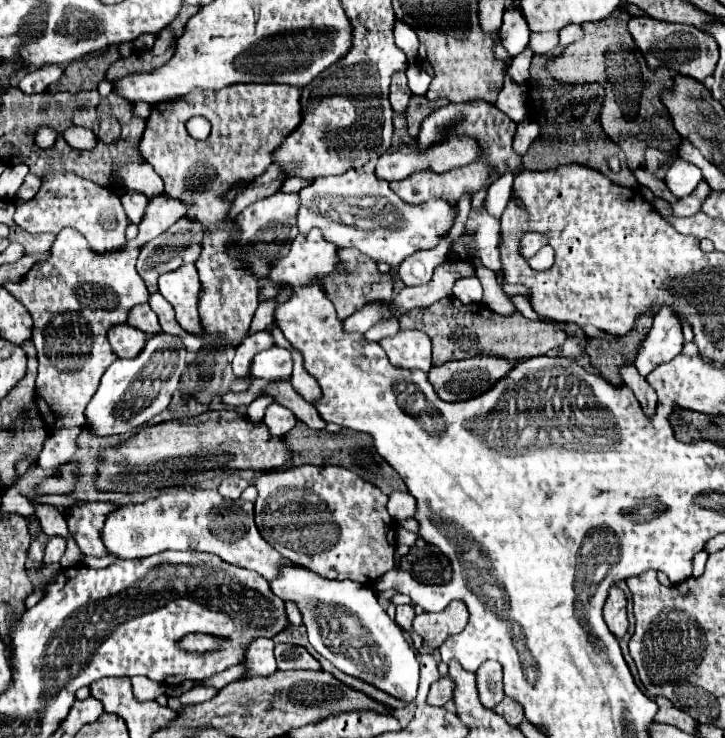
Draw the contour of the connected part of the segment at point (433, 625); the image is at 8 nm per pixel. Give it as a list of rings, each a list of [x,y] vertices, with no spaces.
[[[452,601],[440,613],[422,613],[414,617],[414,631],[433,649],[440,647],[448,635],[460,633],[466,627],[468,613],[462,601]]]

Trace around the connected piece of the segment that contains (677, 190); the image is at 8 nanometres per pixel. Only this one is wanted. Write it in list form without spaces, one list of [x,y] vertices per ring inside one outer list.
[[[676,159],[666,171],[666,187],[674,197],[690,195],[700,181],[702,181],[702,171],[684,159]]]

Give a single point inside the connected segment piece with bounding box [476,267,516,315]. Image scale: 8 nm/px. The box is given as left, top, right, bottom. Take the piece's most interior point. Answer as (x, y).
(494, 298)

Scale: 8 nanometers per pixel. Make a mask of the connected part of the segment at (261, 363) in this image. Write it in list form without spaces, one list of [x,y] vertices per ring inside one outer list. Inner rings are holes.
[[[270,347],[258,353],[250,365],[252,379],[266,379],[266,381],[290,379],[290,371],[292,371],[290,351],[282,347]]]

